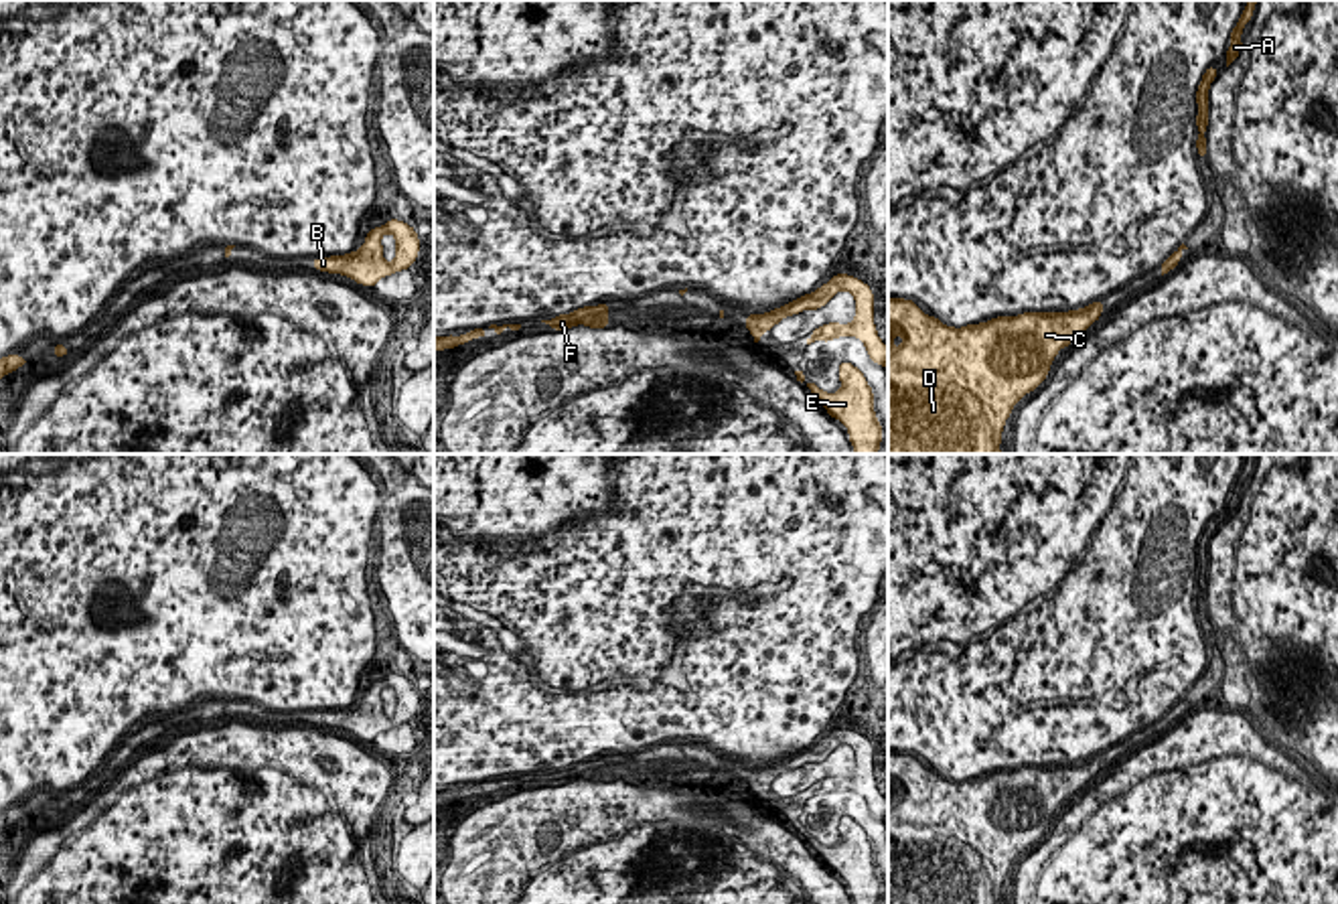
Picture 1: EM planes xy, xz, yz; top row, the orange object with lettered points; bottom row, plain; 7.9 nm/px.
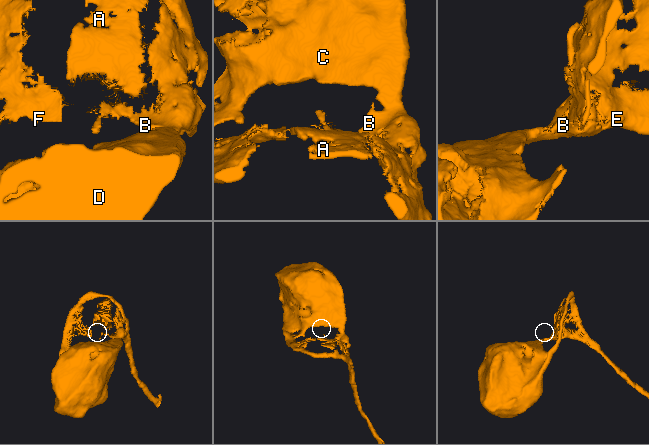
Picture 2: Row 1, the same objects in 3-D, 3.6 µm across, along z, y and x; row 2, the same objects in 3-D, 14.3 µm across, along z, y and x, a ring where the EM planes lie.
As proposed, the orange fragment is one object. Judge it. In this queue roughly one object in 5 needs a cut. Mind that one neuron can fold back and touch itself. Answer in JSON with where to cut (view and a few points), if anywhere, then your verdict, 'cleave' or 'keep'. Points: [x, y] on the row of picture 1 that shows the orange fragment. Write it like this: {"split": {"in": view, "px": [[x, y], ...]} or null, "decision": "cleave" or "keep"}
{"split": null, "decision": "keep"}

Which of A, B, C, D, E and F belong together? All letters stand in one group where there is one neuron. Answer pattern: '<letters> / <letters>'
A B C D E F

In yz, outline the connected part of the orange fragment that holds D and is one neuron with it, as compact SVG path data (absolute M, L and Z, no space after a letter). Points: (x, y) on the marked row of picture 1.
M888 298L888 454L1001 454L1001 432L1014 405L1048 375L1056 353L1103 316L1103 300L1068 312L1022 312L961 328L924 314L914 300Z

